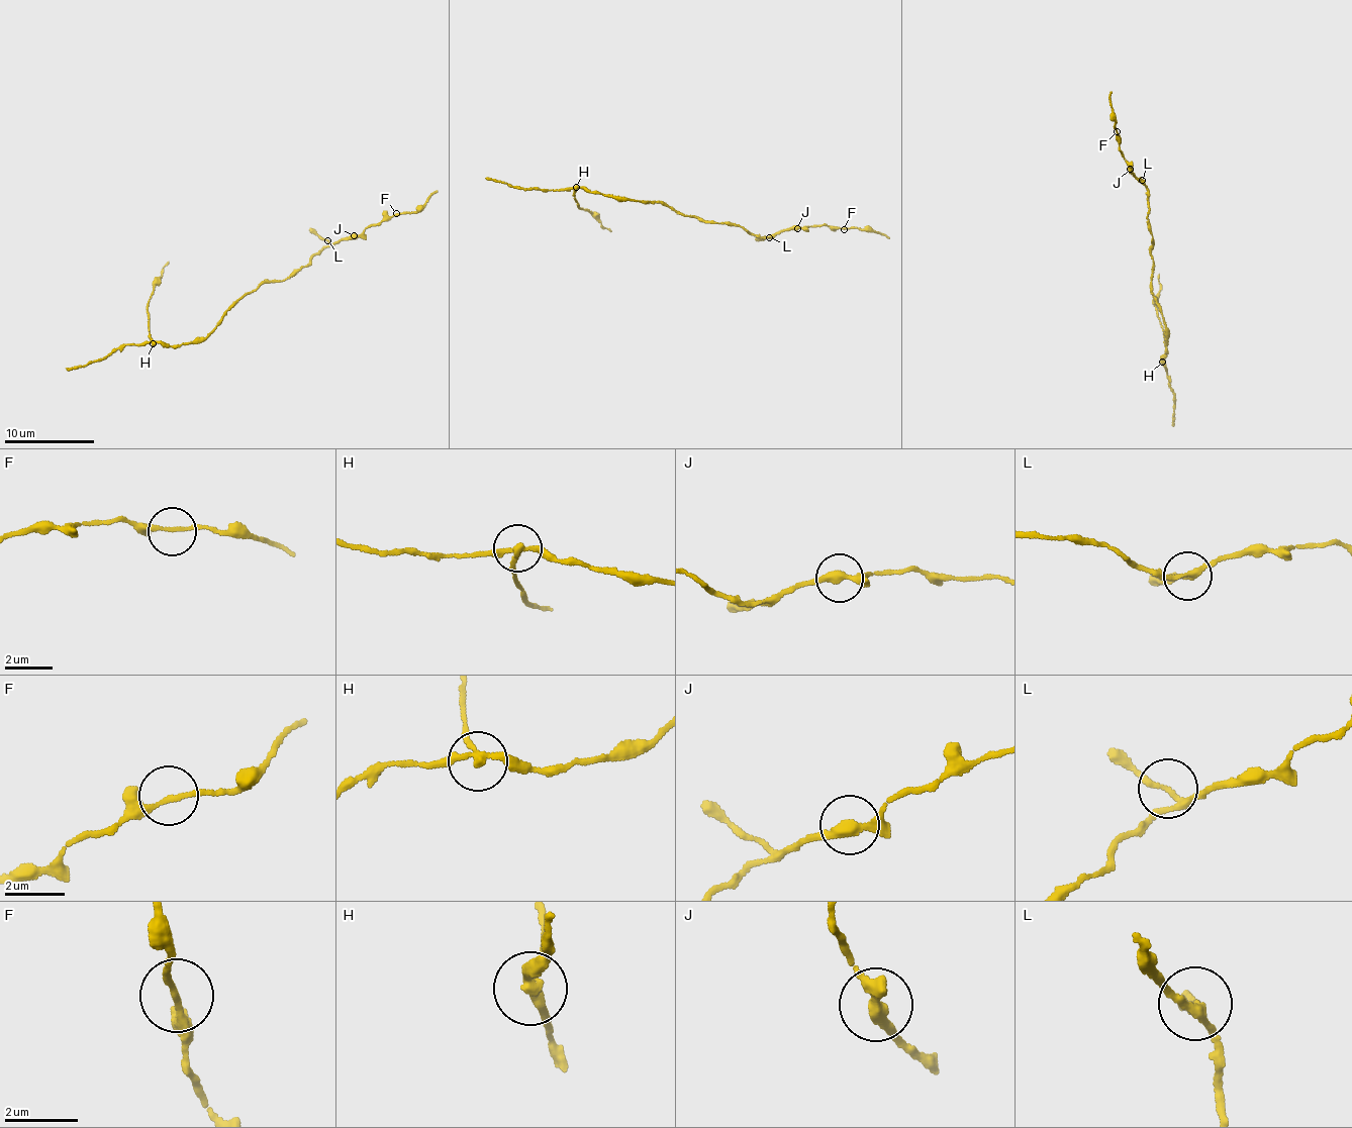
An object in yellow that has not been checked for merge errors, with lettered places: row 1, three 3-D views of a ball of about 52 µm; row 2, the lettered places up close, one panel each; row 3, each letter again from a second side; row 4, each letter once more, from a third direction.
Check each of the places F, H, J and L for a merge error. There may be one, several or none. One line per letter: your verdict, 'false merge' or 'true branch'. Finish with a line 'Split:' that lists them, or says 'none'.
F: true branch
H: false merge
J: true branch
L: true branch
Split: H

